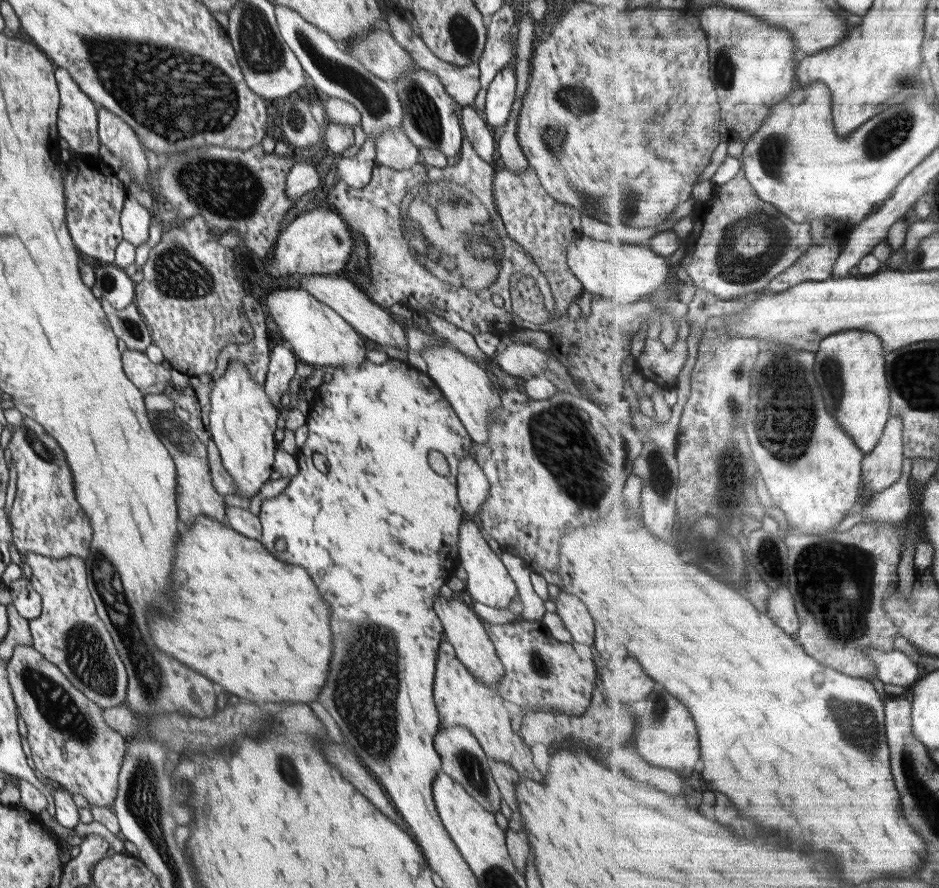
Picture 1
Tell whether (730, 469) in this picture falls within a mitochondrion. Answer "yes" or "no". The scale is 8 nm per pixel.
yes

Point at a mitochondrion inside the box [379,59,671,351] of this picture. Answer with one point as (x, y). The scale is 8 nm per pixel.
(425, 116)

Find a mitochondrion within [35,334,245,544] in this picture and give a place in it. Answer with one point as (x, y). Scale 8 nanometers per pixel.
(176, 435)

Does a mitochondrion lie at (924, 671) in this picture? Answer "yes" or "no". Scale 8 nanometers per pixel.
no

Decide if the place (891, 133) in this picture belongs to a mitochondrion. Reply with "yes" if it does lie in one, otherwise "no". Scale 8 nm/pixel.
yes

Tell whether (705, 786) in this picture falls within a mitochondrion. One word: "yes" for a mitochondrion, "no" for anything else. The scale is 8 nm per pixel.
no

